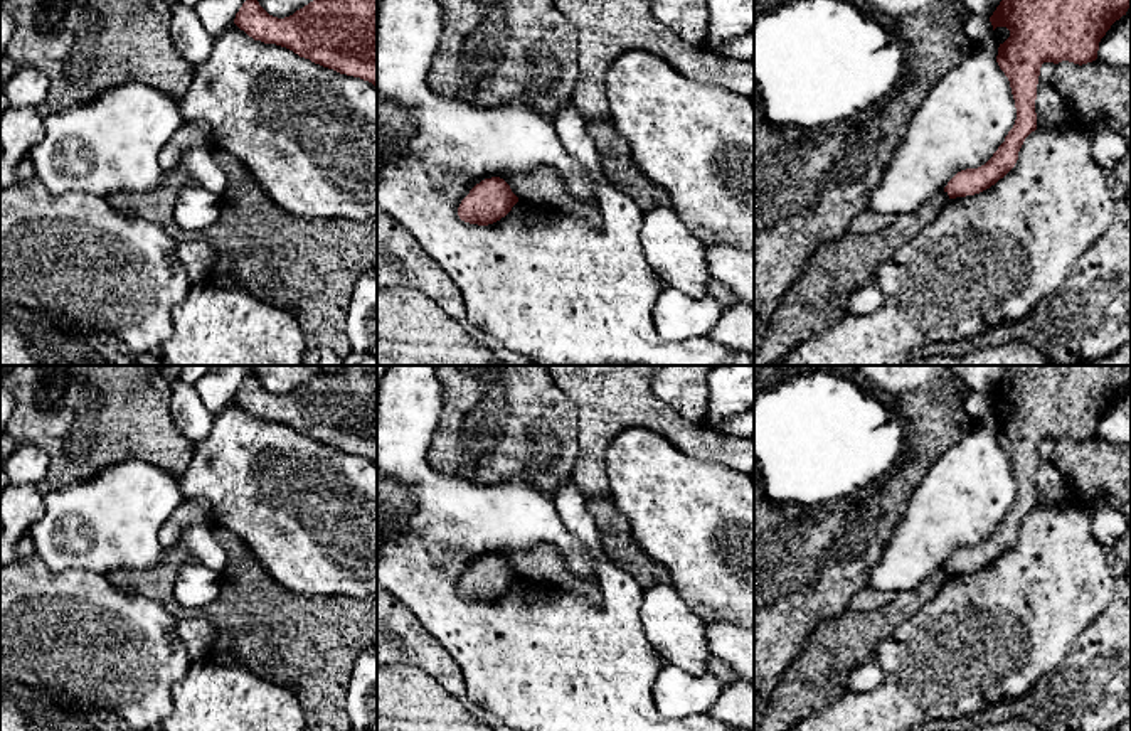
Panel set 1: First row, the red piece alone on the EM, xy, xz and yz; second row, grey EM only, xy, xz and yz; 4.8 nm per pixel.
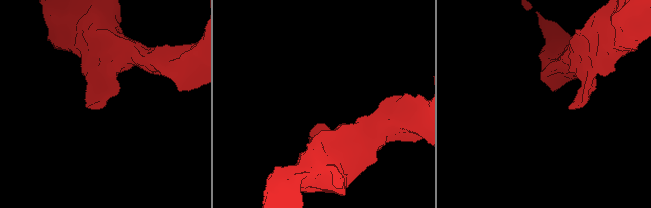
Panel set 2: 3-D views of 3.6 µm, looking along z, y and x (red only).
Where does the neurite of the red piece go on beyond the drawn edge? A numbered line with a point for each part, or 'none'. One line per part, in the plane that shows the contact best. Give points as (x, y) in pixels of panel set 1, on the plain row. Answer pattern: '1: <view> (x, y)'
none

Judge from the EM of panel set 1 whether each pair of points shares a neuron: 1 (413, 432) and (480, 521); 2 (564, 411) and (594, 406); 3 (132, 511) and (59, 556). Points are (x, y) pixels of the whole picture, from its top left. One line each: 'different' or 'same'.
1: same
2: different
3: same

